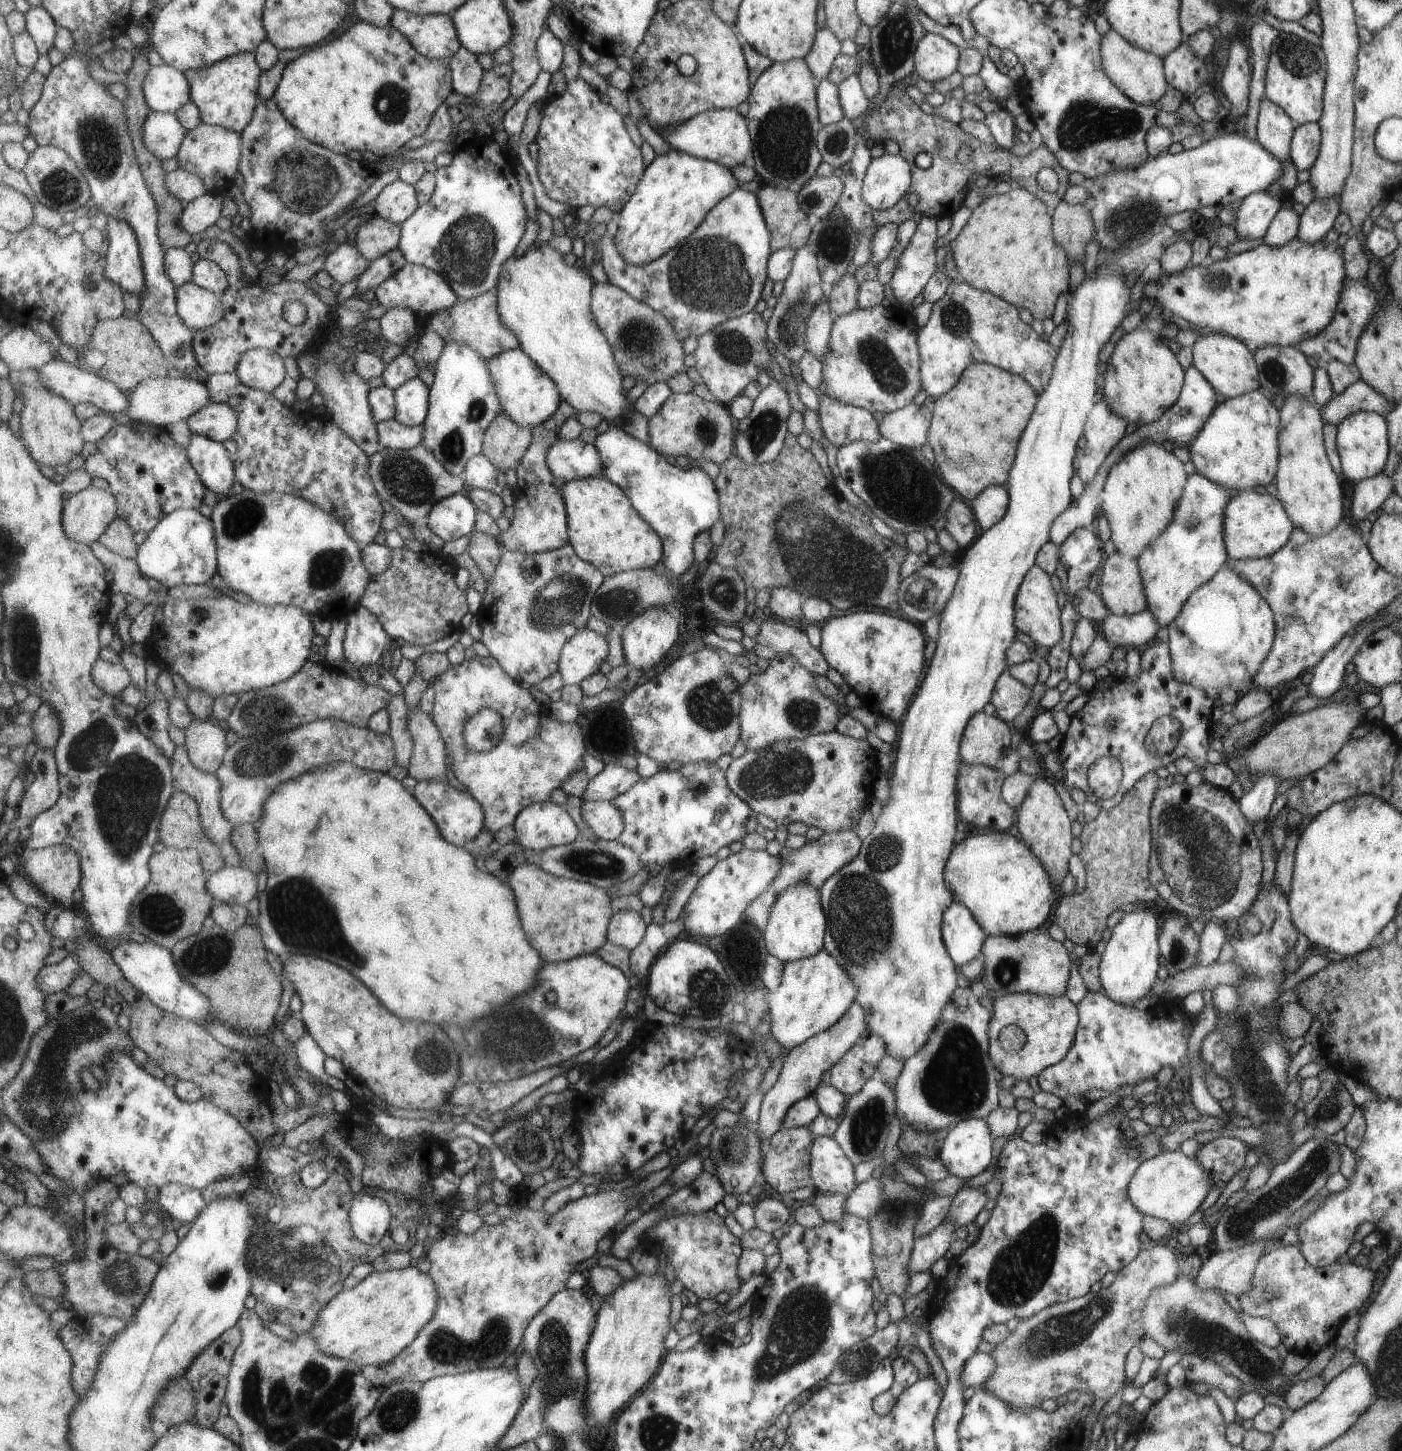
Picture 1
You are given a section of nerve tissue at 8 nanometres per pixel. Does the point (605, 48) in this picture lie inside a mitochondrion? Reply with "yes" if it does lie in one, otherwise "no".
no

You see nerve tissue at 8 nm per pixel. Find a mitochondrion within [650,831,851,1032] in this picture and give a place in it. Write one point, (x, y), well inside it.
(709, 993)

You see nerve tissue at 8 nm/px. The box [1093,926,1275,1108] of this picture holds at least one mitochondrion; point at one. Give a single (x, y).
(1178, 948)

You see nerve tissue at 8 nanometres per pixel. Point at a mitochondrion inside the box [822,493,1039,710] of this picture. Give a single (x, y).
(916, 596)

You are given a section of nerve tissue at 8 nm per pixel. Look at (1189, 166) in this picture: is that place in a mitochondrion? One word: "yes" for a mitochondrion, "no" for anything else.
no

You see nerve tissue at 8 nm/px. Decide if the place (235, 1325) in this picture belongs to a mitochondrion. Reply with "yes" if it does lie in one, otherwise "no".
no

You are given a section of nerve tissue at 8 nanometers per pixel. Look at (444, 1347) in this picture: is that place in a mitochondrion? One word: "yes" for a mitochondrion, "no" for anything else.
yes

